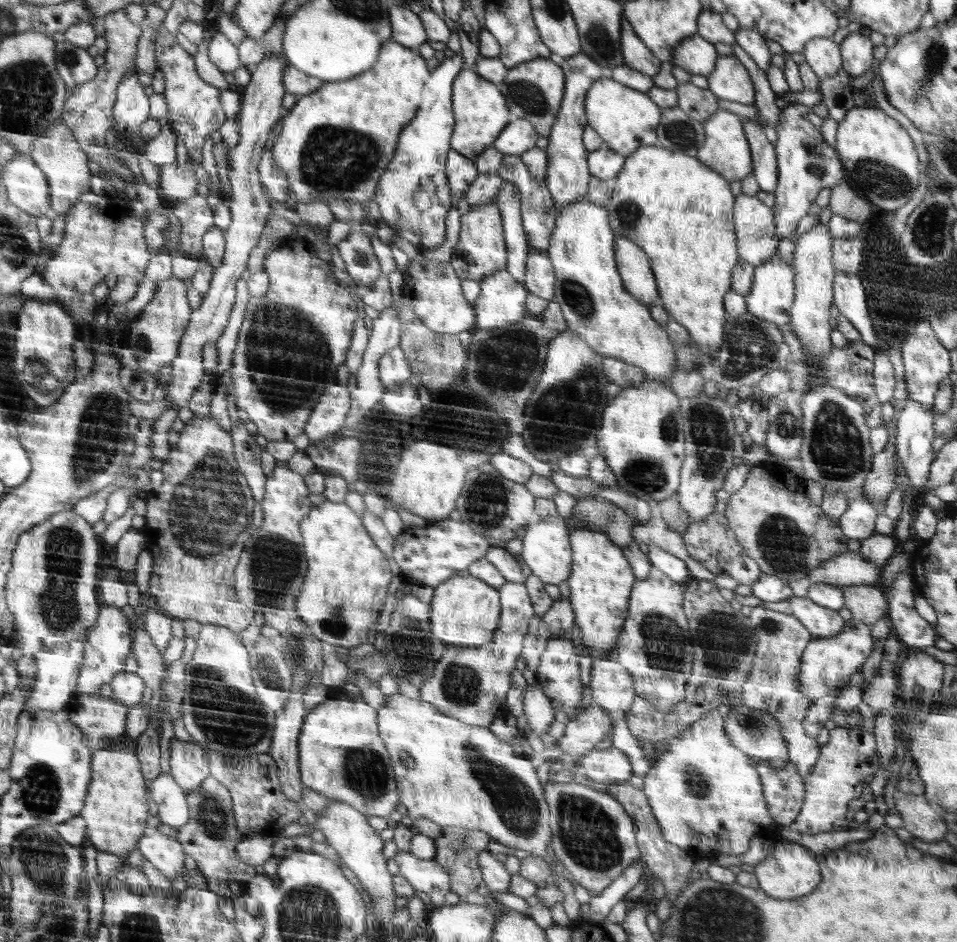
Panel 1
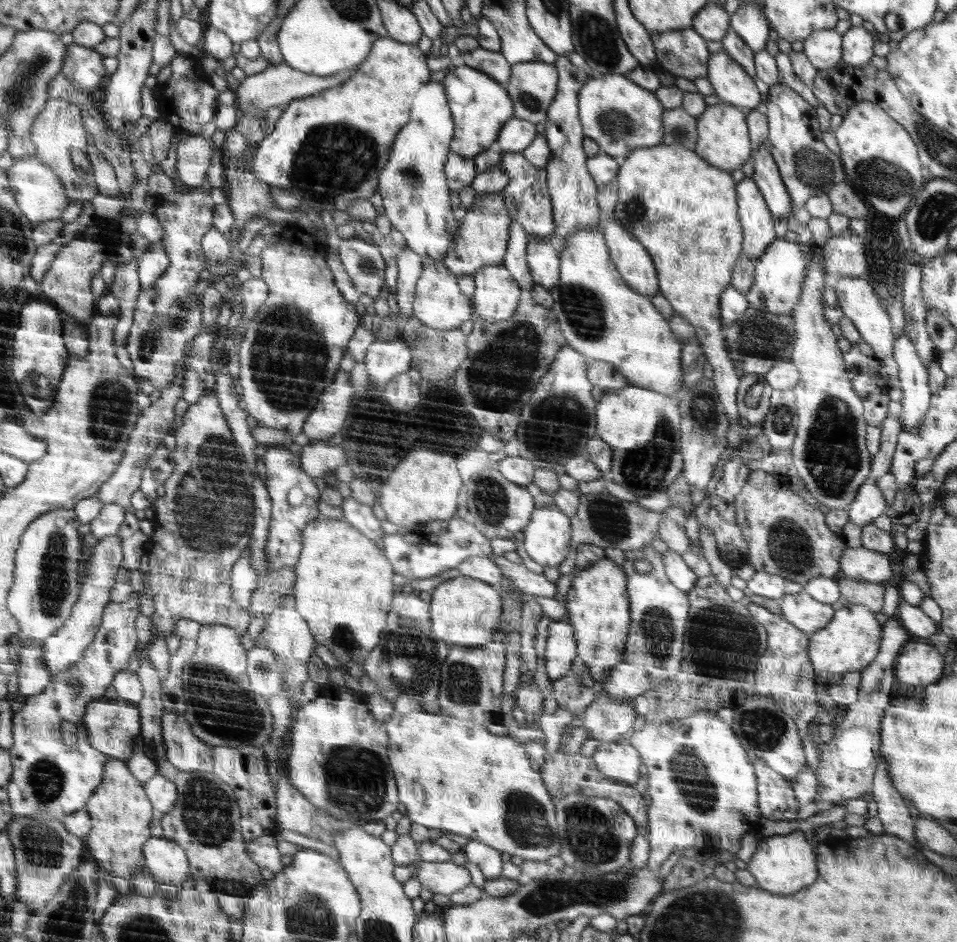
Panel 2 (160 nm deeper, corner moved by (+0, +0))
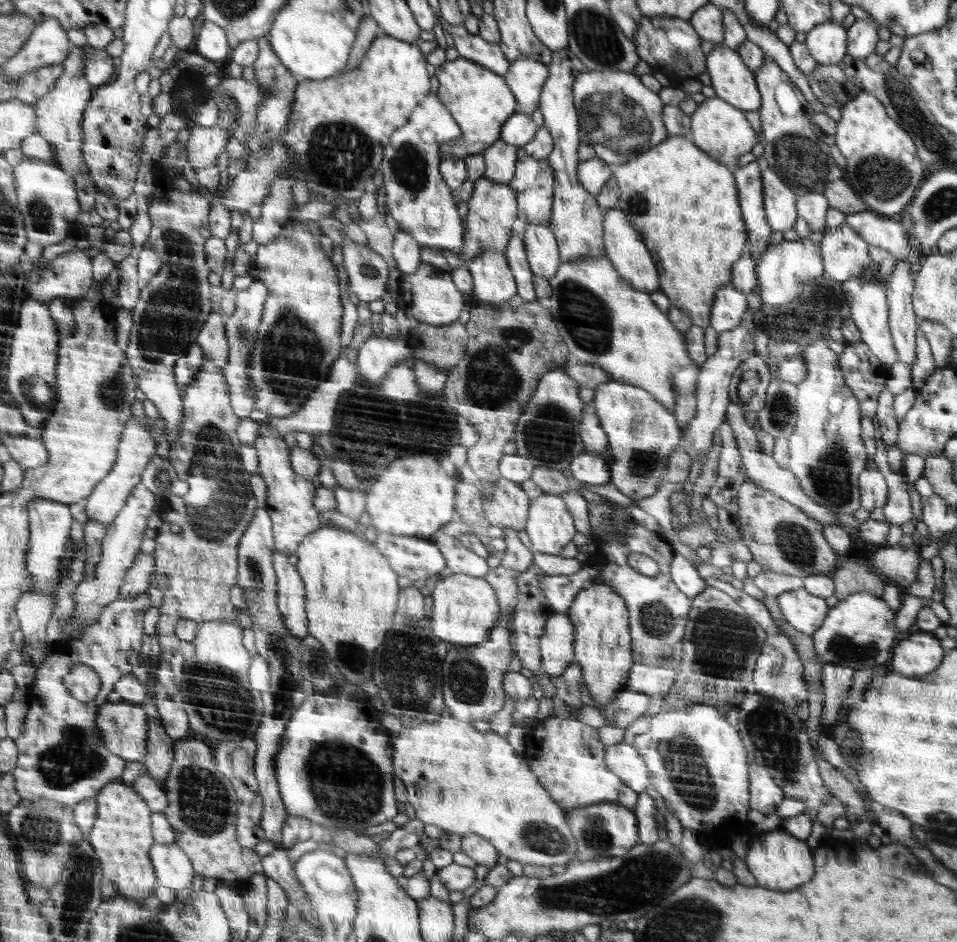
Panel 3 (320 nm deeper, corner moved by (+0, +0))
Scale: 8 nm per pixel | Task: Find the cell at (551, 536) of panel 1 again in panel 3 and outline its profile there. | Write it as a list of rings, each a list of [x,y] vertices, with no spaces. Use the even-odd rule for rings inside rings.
[[[542,493],[538,498],[533,500],[532,506],[529,508],[528,522],[523,528],[527,532],[531,540],[532,552],[541,552],[544,554],[558,554],[576,534],[574,524],[572,524],[572,515],[567,509],[566,503],[561,495],[553,495],[550,493]]]

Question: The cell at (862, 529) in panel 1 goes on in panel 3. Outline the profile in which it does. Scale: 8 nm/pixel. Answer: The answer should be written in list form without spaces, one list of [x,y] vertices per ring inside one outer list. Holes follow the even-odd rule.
[[[870,460],[869,466],[861,472],[860,491],[862,508],[866,512],[870,513],[874,508],[882,508],[887,501],[887,482],[873,460]]]

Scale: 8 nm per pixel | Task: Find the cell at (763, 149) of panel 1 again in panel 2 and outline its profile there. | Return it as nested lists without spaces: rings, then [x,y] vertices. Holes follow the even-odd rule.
[[[763,144],[754,151],[753,159],[754,174],[751,178],[760,189],[771,215],[788,220],[793,199],[782,180],[777,161]]]

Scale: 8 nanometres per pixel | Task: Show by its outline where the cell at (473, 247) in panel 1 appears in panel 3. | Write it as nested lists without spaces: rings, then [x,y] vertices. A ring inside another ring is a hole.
[[[482,178],[474,182],[473,194],[471,198],[467,201],[467,215],[465,227],[468,229],[465,234],[465,245],[463,250],[459,254],[454,254],[450,250],[440,250],[440,248],[428,248],[422,247],[420,249],[420,262],[428,263],[434,267],[444,269],[446,271],[451,271],[453,268],[458,267],[468,267],[468,264],[472,260],[480,256],[484,251],[498,251],[505,252],[506,246],[509,246],[509,240],[513,238],[512,236],[512,224],[514,220],[519,217],[519,204],[517,203],[517,195],[510,188],[508,183],[499,183],[496,181],[491,181],[486,178]]]

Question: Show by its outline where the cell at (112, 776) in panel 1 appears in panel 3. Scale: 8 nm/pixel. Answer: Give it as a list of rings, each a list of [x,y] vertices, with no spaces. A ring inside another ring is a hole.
[[[122,778],[114,779],[94,798],[98,810],[98,824],[87,833],[87,840],[97,855],[101,872],[116,887],[118,896],[144,905],[156,888],[156,870],[149,858],[152,850],[152,809],[134,786],[126,786]]]

